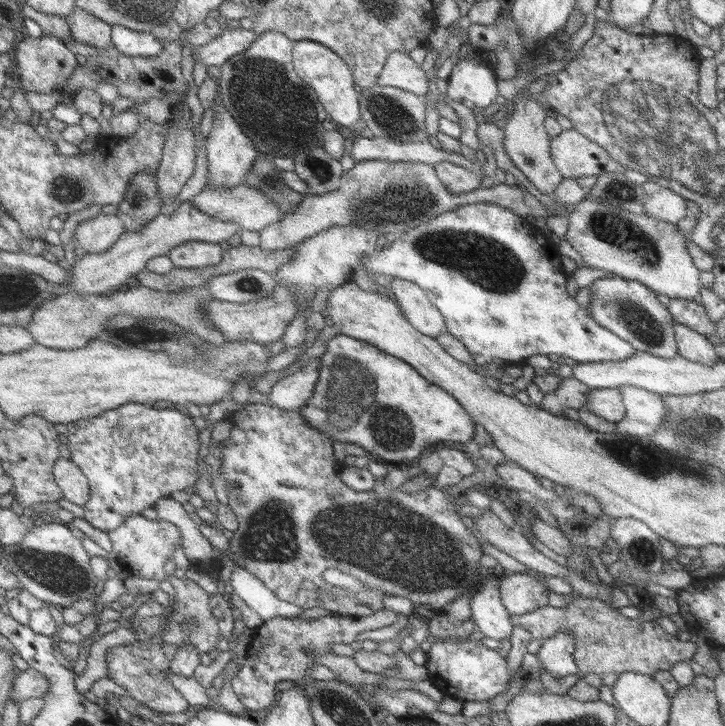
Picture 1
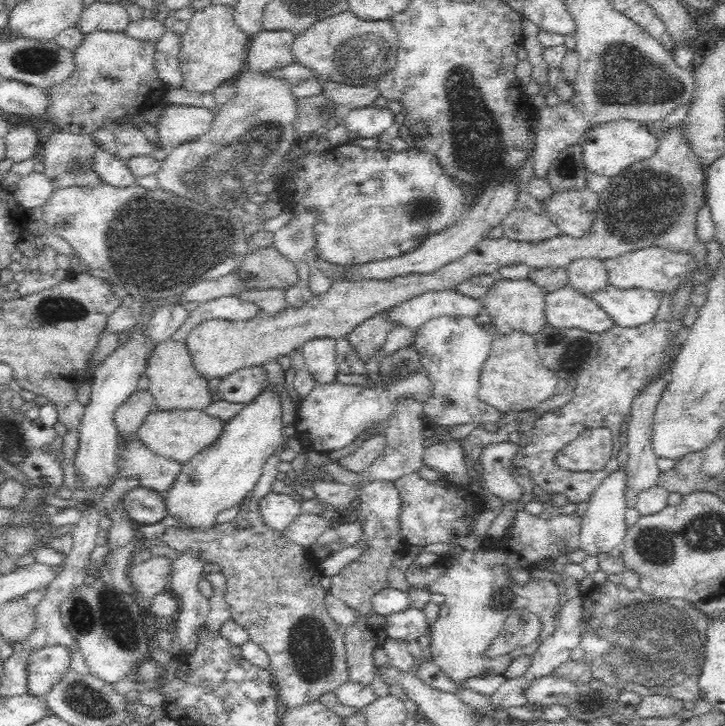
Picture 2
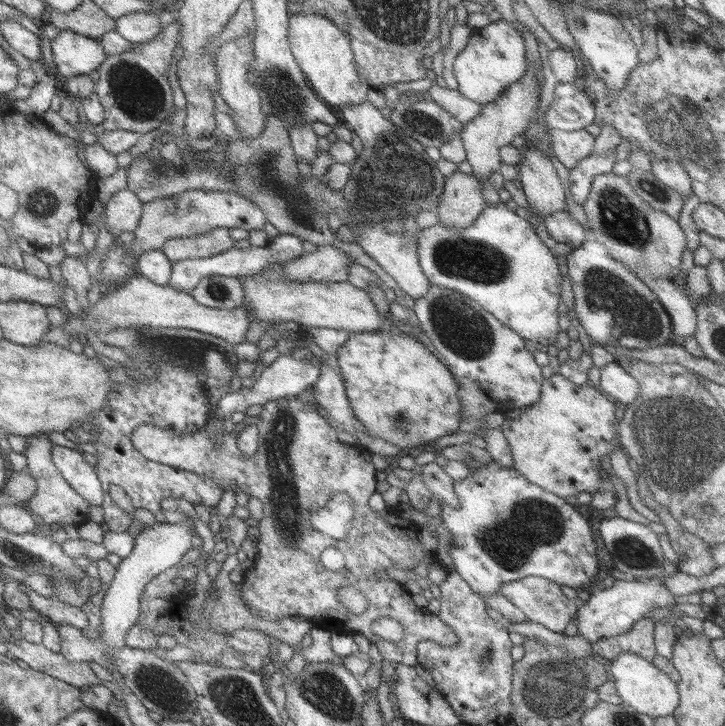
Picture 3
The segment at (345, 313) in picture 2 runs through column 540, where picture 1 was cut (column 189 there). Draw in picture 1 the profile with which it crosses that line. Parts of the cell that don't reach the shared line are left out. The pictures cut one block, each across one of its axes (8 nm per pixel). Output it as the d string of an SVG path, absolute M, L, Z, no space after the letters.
M194 241L181 244L169 253L174 264L180 268L206 268L222 260L222 248L218 243Z

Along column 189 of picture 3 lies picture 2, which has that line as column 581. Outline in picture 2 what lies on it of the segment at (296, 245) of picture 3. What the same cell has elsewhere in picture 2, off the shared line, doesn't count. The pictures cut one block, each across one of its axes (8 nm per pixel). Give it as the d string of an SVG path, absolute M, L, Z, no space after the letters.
M580 259L567 268L569 285L580 293L598 295L608 288L608 273L603 261Z

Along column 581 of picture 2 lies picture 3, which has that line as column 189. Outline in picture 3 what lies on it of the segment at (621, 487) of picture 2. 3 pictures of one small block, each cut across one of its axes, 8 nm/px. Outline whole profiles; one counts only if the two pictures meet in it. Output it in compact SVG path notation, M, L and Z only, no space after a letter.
M192 519L179 524L160 523L148 528L137 539L135 552L122 561L106 600L102 603L103 634L100 638L108 648L122 650L128 646L127 637L141 620L146 587L156 577L180 564L184 556L193 549L193 530L196 530L196 526Z

